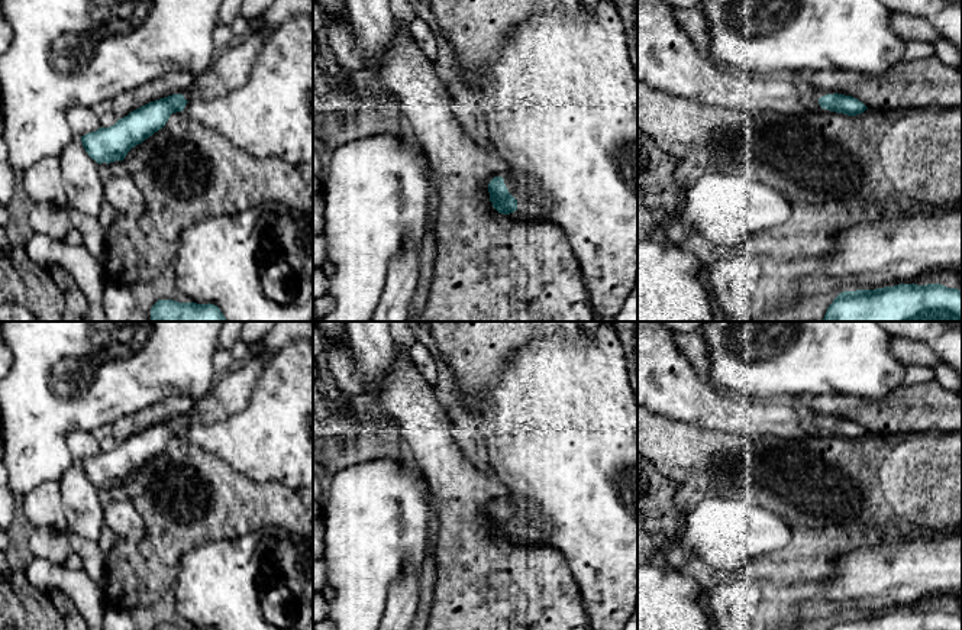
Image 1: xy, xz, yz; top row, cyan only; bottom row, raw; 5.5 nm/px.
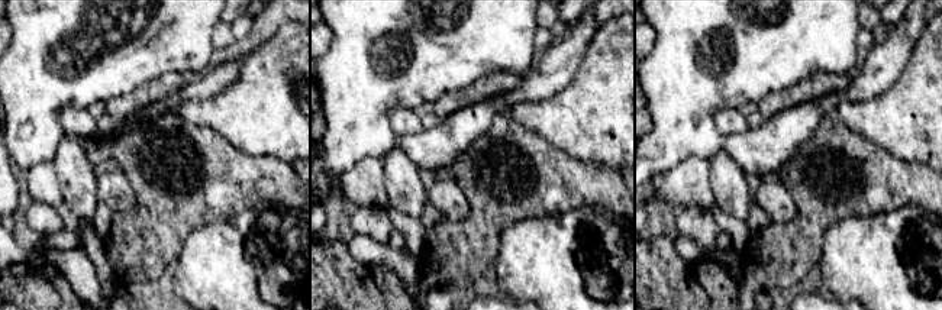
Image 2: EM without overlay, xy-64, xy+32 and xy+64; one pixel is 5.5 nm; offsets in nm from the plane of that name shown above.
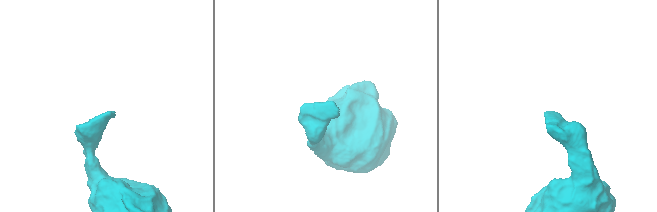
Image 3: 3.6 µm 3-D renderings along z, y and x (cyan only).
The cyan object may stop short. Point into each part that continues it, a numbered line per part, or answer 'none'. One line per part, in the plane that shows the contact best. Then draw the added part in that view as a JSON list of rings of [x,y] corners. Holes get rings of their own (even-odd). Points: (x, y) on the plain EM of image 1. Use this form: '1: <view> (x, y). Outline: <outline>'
1: xz (533, 527). Outline: [[[506,498],[503,501],[509,517],[520,527],[520,537],[524,542],[543,543],[549,534],[549,523],[530,503]]]

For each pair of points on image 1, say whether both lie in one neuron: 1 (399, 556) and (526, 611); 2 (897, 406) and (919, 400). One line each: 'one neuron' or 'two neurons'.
1: two neurons
2: one neuron

